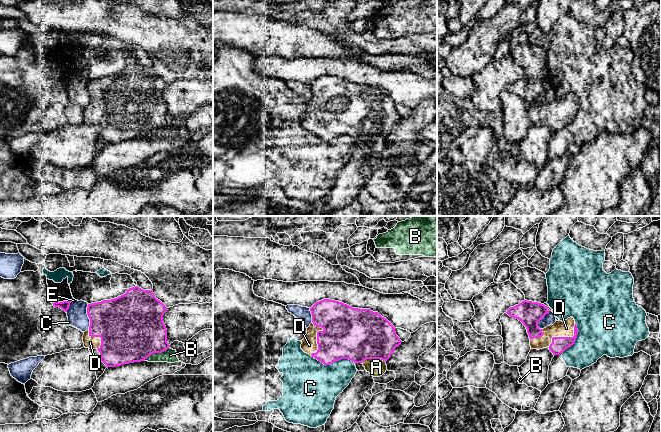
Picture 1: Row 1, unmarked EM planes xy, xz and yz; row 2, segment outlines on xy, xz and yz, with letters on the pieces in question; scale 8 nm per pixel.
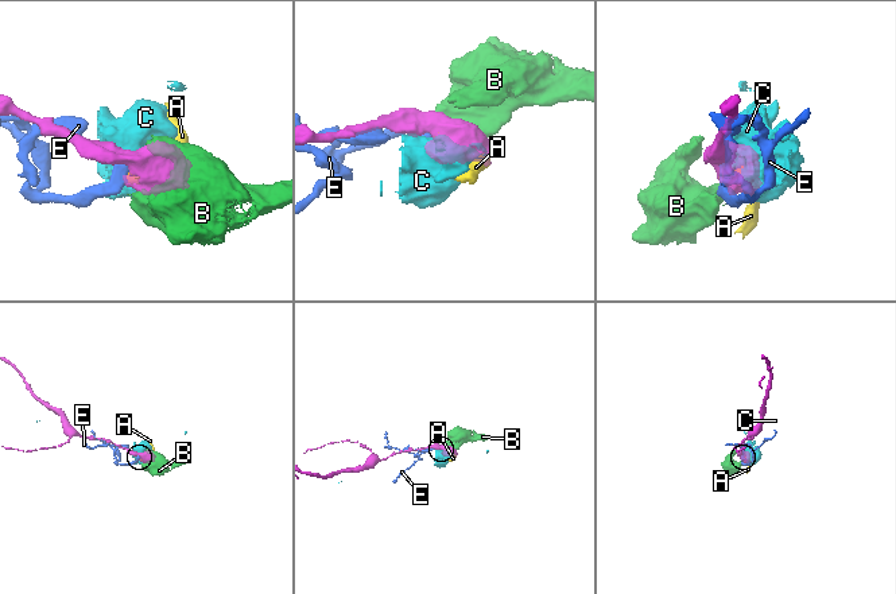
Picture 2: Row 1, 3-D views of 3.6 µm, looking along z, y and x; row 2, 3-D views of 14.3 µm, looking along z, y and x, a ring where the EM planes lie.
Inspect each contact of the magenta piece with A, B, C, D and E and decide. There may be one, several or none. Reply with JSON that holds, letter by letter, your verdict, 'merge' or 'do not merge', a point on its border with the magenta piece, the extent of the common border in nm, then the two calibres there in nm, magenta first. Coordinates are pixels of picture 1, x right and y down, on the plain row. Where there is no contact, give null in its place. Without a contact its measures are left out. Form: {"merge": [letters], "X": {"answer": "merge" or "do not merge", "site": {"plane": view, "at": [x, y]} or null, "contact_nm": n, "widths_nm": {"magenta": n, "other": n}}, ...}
{"merge": ["D"], "A": {"answer": "do not merge", "site": {"plane": "xz", "at": [373, 134]}, "contact_nm": 200, "widths_nm": {"magenta": 420, "other": 140}}, "B": {"answer": "do not merge", "site": {"plane": "xy", "at": [156, 128]}, "contact_nm": 240, "widths_nm": {"magenta": 480, "other": 110}}, "C": {"answer": "do not merge", "site": {"plane": "xz", "at": [332, 138]}, "contact_nm": 360, "widths_nm": {"magenta": 380, "other": 400}}, "D": {"answer": "merge", "site": {"plane": "xz", "at": [317, 112]}, "contact_nm": 280, "widths_nm": {"magenta": 400, "other": 130}}, "E": {"answer": "do not merge", "site": {"plane": "xy", "at": [88, 92]}, "contact_nm": 200, "widths_nm": {"magenta": 380, "other": 160}}}

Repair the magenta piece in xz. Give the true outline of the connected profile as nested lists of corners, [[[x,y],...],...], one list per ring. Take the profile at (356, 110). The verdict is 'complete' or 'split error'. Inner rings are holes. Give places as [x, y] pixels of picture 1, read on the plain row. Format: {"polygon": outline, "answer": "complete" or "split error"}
{"polygon": [[[324,75],[316,78],[310,87],[312,99],[301,117],[301,125],[324,141],[341,135],[349,135],[354,139],[362,139],[367,135],[386,138],[402,118],[391,98],[370,85],[352,84],[339,77]]], "answer": "split error"}

